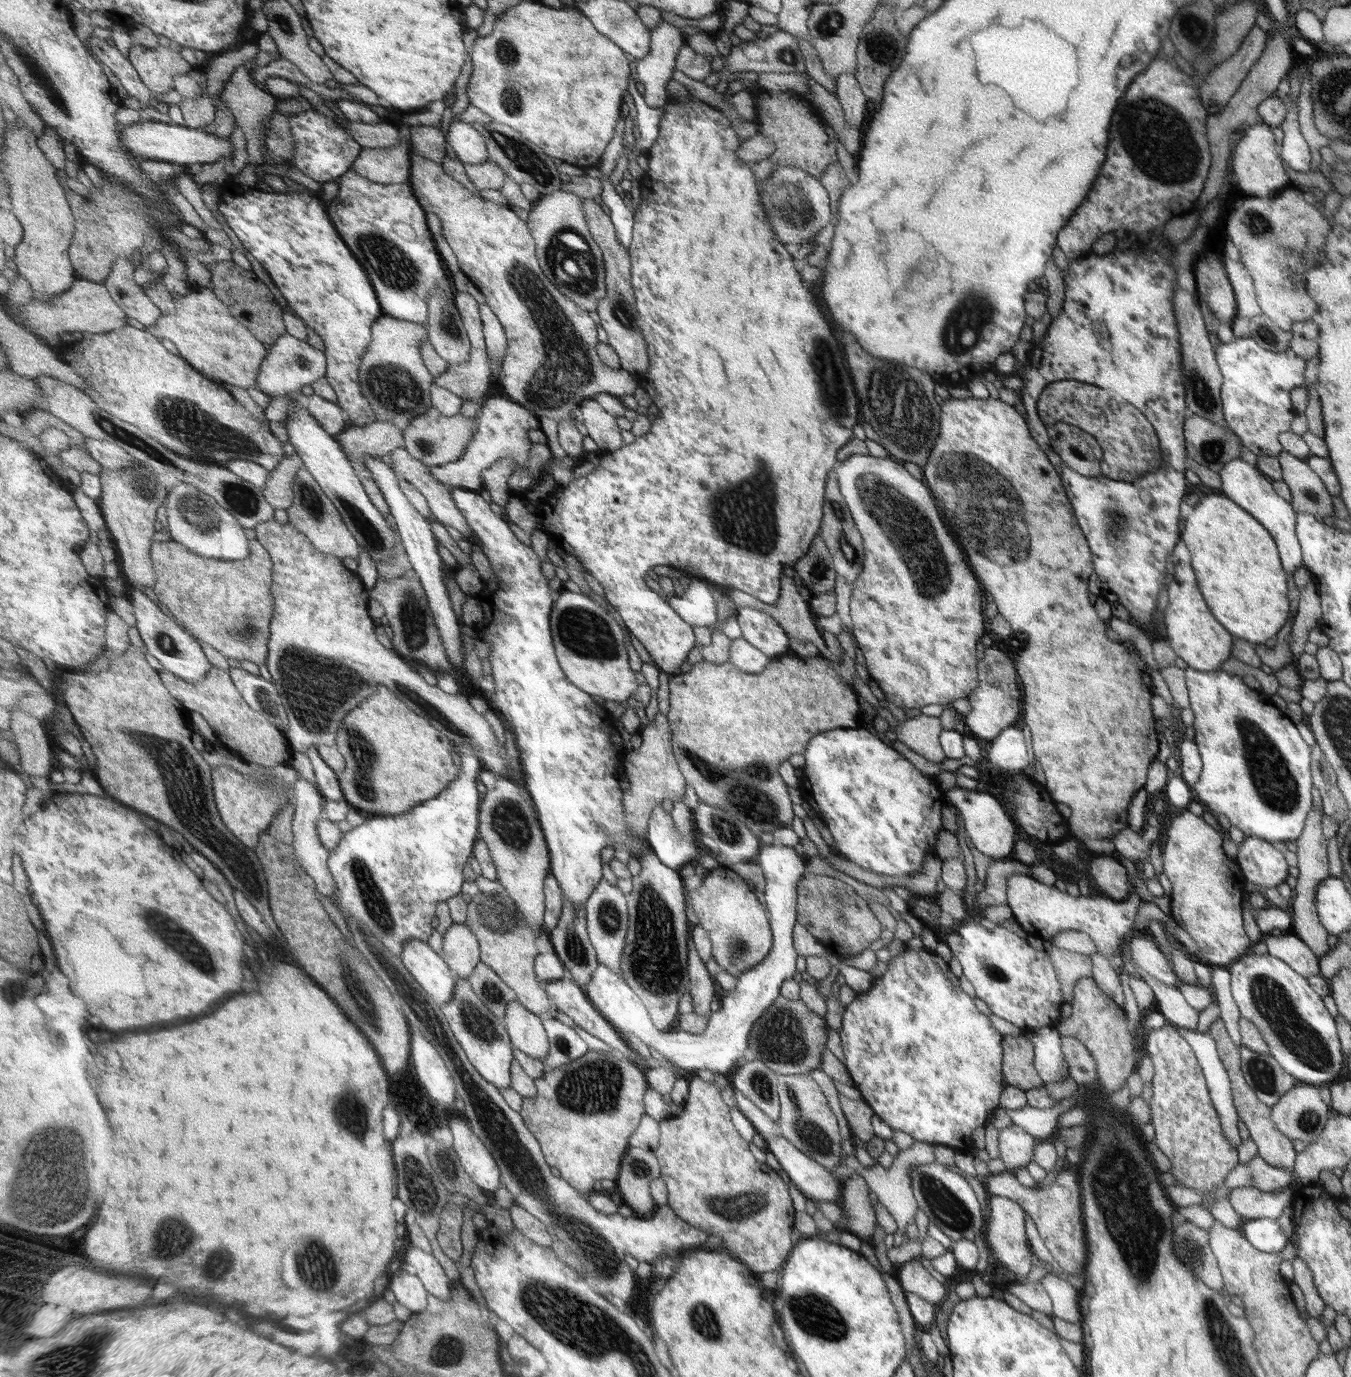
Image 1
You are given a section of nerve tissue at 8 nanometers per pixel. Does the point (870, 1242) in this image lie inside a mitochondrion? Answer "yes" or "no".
no

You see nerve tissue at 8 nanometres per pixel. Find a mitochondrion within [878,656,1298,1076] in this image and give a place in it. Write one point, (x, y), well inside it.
(996, 973)

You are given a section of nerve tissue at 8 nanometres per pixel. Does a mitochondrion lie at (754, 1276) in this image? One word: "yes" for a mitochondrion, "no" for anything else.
no

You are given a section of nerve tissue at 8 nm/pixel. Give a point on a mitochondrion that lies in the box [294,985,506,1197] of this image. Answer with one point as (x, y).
(351, 1113)

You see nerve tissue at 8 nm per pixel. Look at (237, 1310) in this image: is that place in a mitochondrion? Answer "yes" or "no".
no

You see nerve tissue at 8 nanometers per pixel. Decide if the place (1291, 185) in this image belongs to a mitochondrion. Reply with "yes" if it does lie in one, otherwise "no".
no

